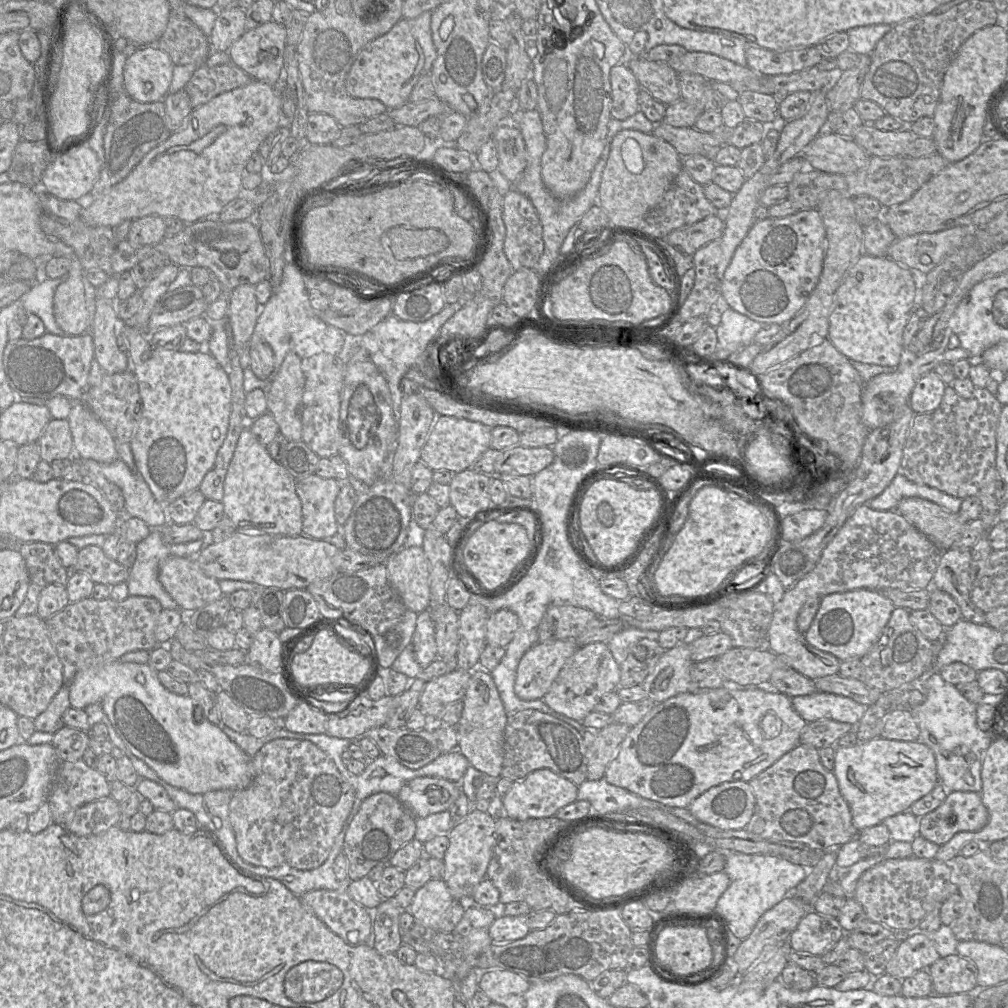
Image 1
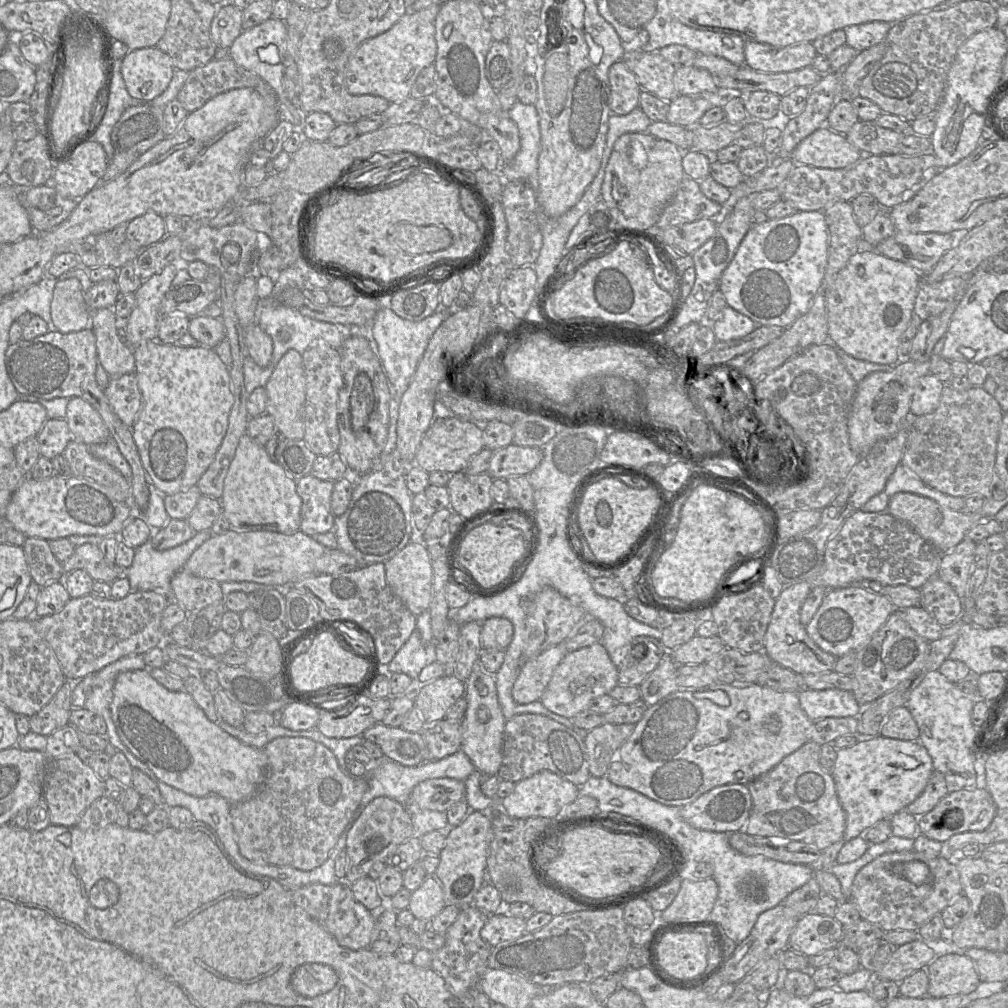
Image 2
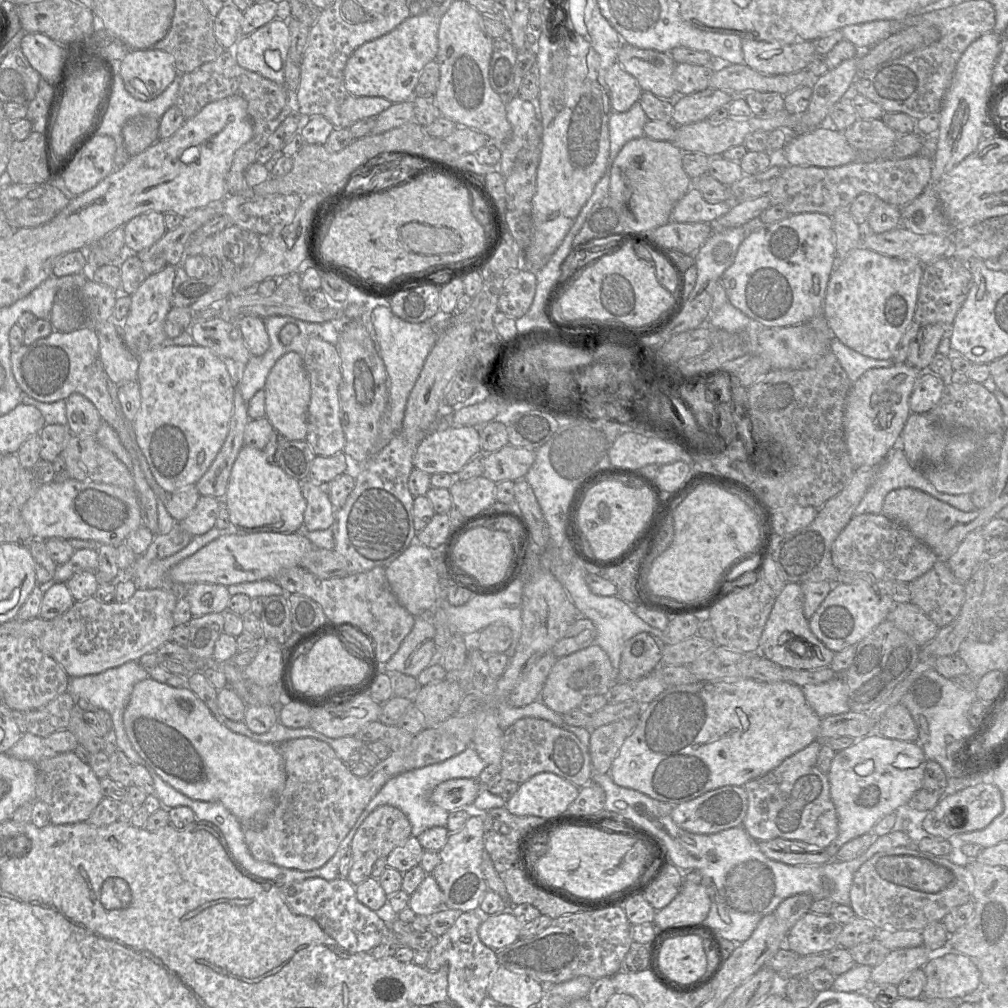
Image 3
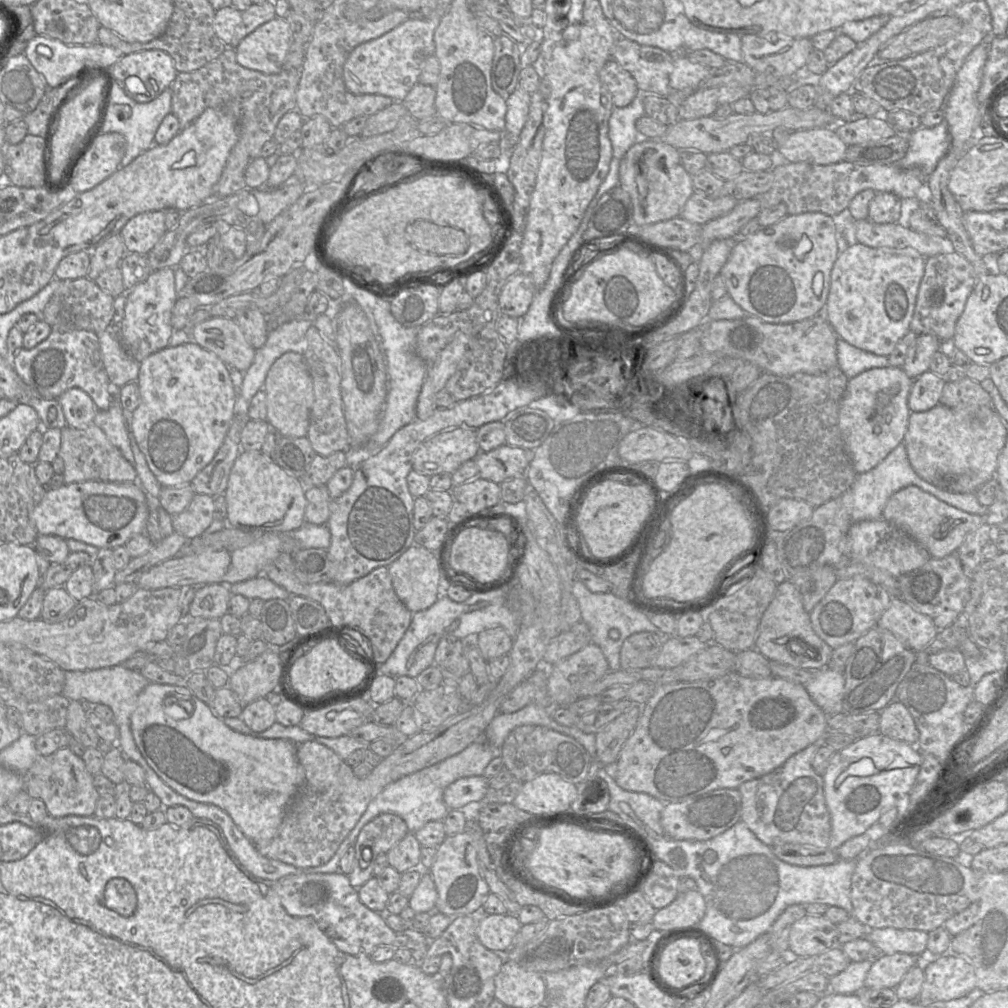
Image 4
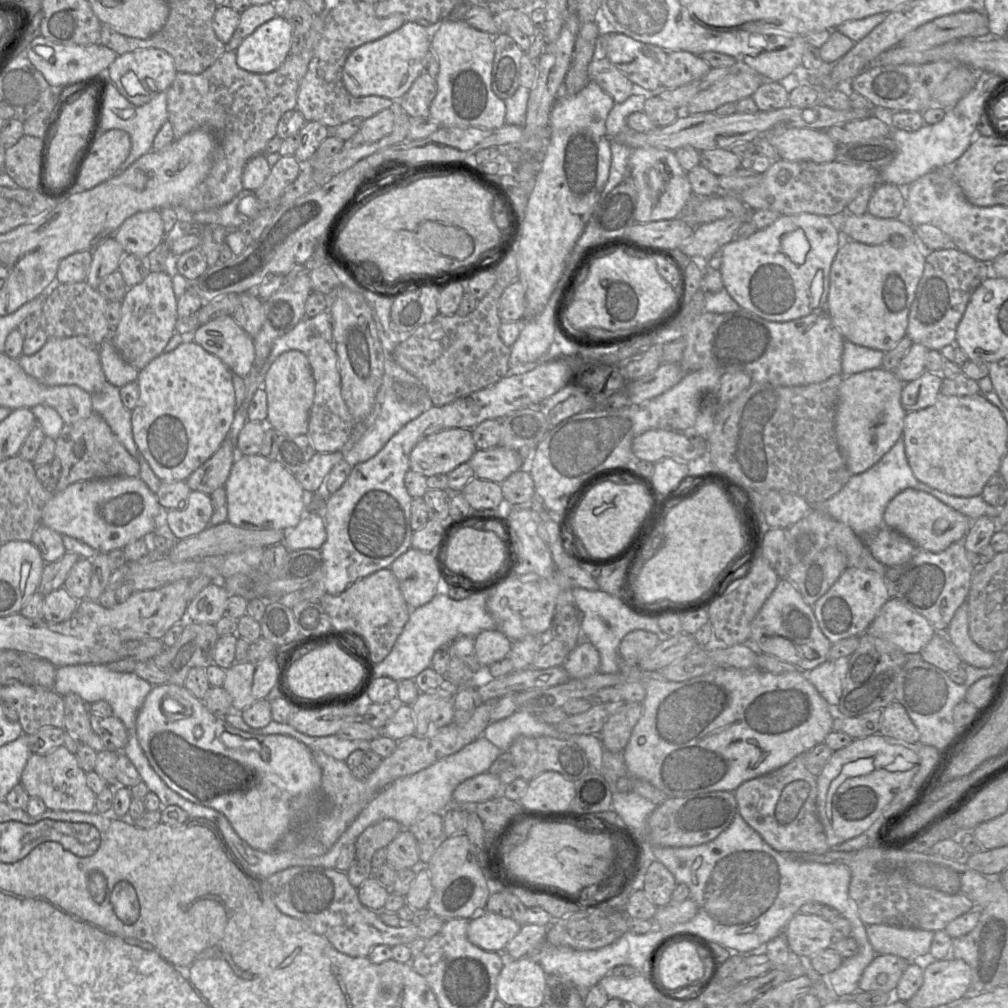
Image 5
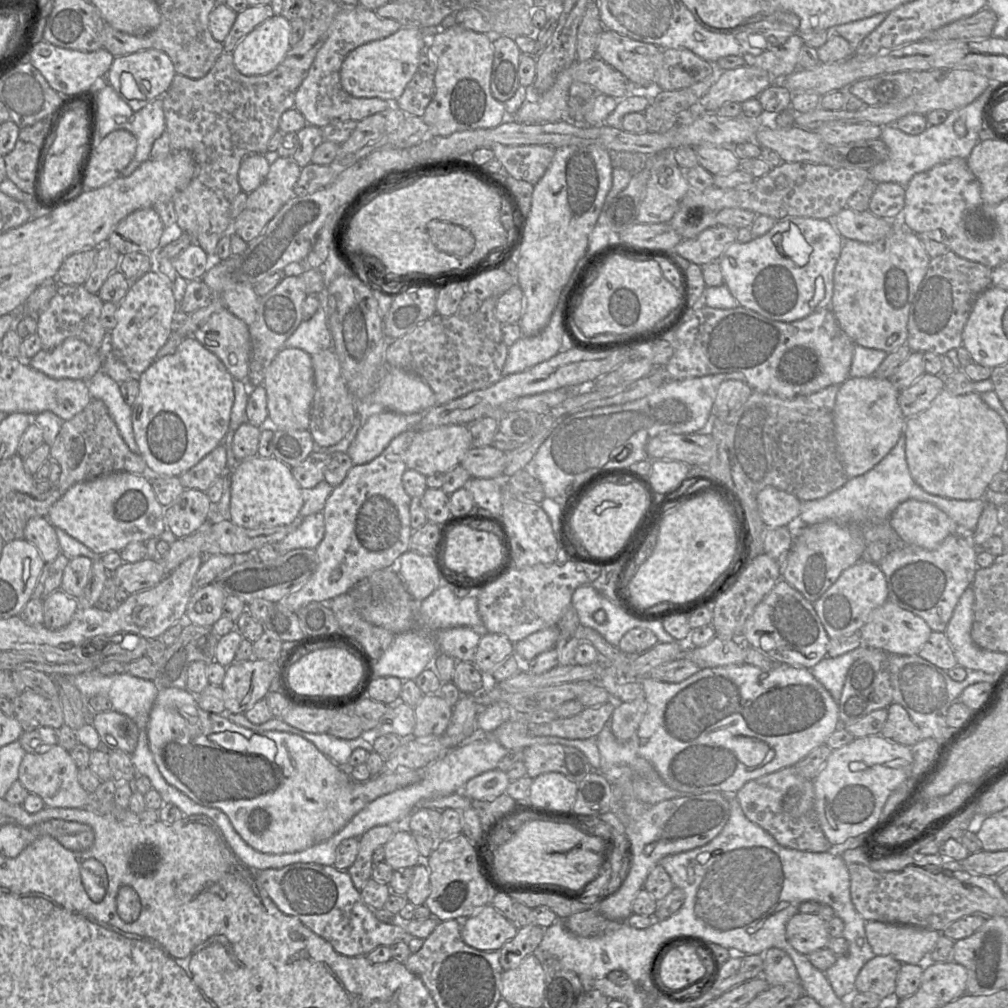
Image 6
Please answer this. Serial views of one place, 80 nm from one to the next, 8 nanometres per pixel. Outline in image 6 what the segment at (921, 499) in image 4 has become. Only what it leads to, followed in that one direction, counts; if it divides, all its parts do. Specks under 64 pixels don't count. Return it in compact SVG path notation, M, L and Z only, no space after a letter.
M908 499L900 503L889 523L904 544L934 550L950 535L959 532L956 523L932 503Z

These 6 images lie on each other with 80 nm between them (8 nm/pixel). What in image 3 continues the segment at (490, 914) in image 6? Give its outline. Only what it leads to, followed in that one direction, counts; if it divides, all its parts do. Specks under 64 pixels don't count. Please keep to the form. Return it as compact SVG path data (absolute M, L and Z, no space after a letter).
M510 909L493 915L483 916L478 929L480 940L493 950L500 950L520 938L526 922L520 921Z

